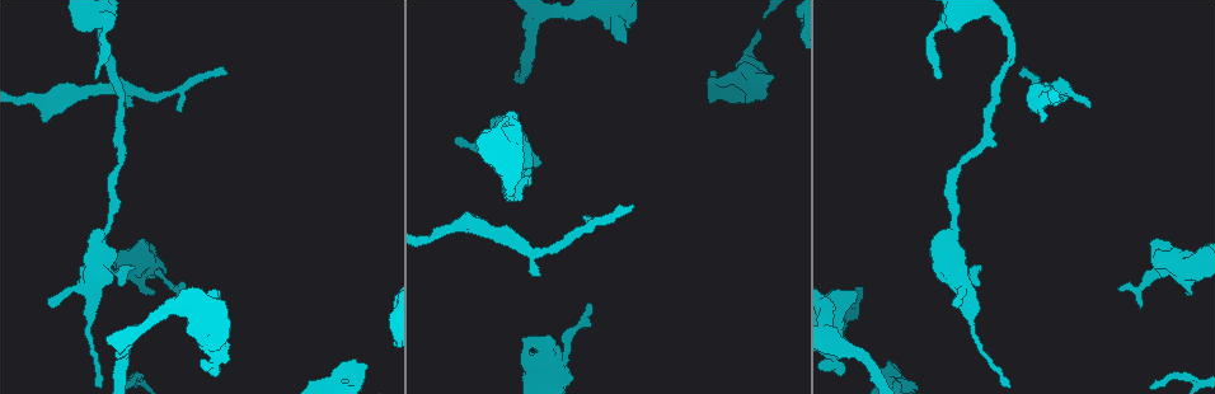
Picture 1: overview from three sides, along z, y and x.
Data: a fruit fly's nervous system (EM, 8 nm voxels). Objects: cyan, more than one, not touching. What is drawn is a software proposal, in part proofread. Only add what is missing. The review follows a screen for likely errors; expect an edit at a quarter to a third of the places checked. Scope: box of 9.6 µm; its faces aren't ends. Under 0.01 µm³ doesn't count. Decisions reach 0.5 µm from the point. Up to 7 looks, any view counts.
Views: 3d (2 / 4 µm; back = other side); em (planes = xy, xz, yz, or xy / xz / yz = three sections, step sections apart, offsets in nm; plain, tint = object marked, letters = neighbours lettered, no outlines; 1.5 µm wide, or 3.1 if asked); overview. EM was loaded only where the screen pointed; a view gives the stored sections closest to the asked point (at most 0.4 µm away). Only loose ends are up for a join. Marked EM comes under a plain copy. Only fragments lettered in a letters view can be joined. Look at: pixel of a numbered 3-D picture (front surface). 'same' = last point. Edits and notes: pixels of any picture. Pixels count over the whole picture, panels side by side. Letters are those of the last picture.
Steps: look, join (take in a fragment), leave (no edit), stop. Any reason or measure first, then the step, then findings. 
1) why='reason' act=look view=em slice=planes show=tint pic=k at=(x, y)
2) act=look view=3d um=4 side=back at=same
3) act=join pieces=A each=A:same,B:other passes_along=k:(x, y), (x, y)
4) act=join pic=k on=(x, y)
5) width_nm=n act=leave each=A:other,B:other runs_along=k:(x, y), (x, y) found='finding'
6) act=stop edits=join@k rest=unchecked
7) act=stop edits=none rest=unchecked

act=look view=em slice=planes show=letters pic=1 at=(133, 104)

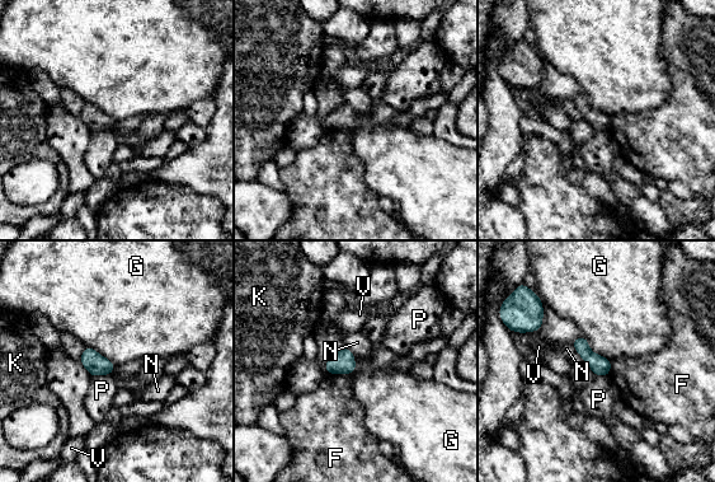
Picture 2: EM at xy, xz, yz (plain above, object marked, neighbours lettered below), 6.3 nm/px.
act=leave each=F:other,G:other,K:other,N:other,P:other,V:other border=2:(582, 335), (593, 352), (611, 360) found='no lettered fragment goes on from it'

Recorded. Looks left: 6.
why='free end' act=look view=3d um=2 pic=1 at=(179, 107)

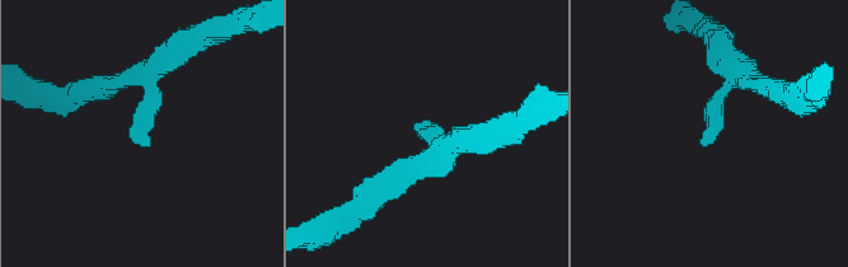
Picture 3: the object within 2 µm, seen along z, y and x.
act=look view=em slice=xz step=4 show=letters pic=3 at=(431, 122)

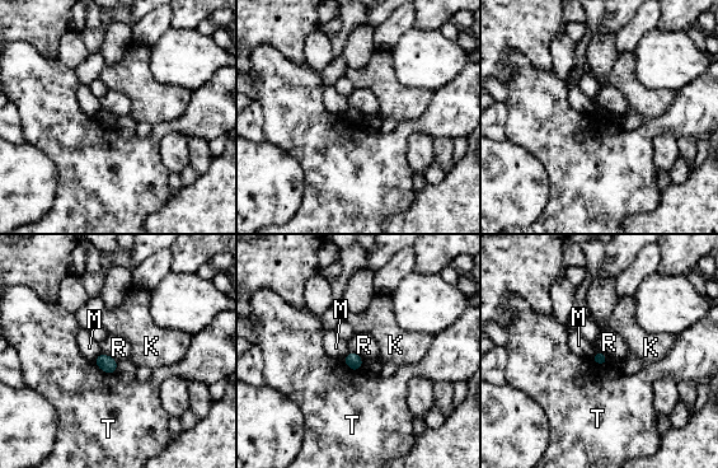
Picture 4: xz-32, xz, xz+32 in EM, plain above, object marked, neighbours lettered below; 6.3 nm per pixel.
act=leave each=K:other,M:other,R:other,T:other border=4:(102, 352), (117, 361) found='none of them fits'

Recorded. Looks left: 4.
act=look view=em slice=xz step=8 show=letters pic=1 at=(53, 306)

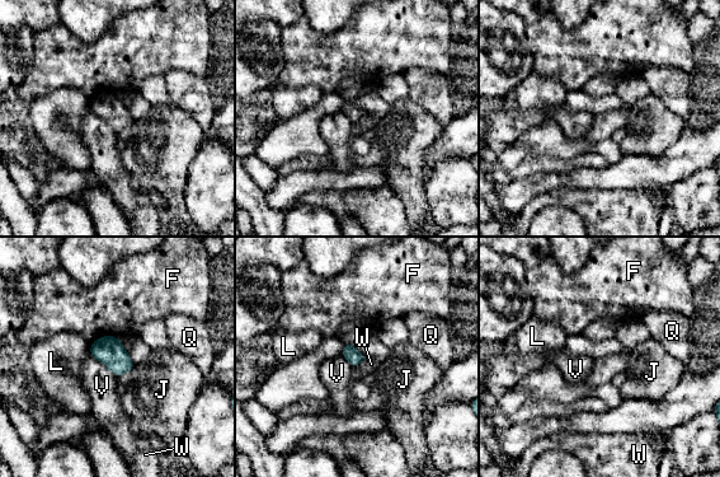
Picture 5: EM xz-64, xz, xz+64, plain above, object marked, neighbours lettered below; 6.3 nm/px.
act=leave each=F:other,J:other,L:other,Q:other,V:other,W:other border=5:(368, 356), (353, 368) found='none of them fits'

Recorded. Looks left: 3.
act=stop edits=none rest=unchecked

